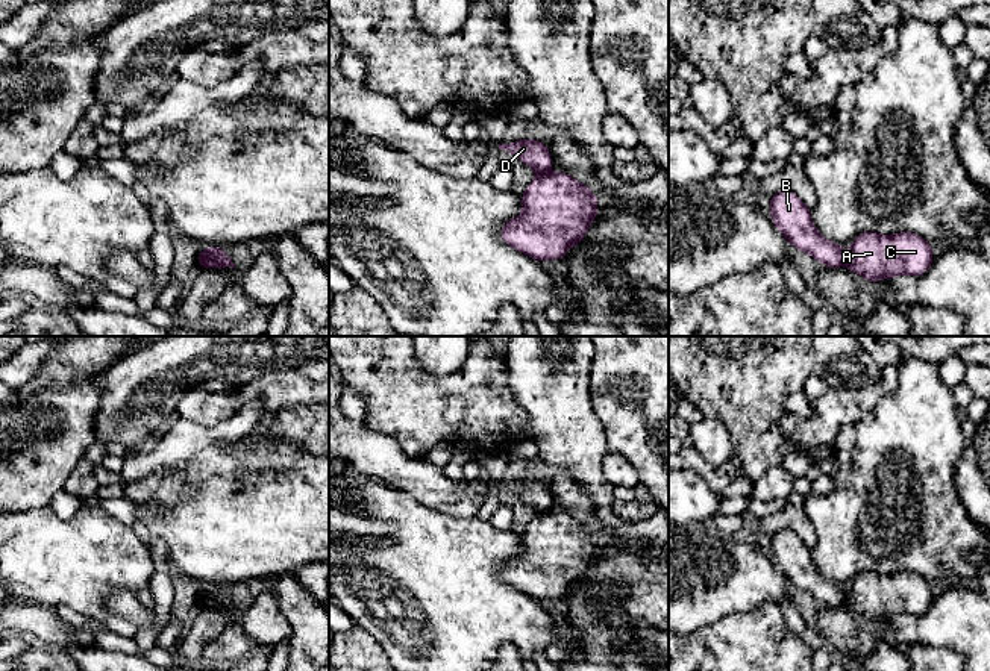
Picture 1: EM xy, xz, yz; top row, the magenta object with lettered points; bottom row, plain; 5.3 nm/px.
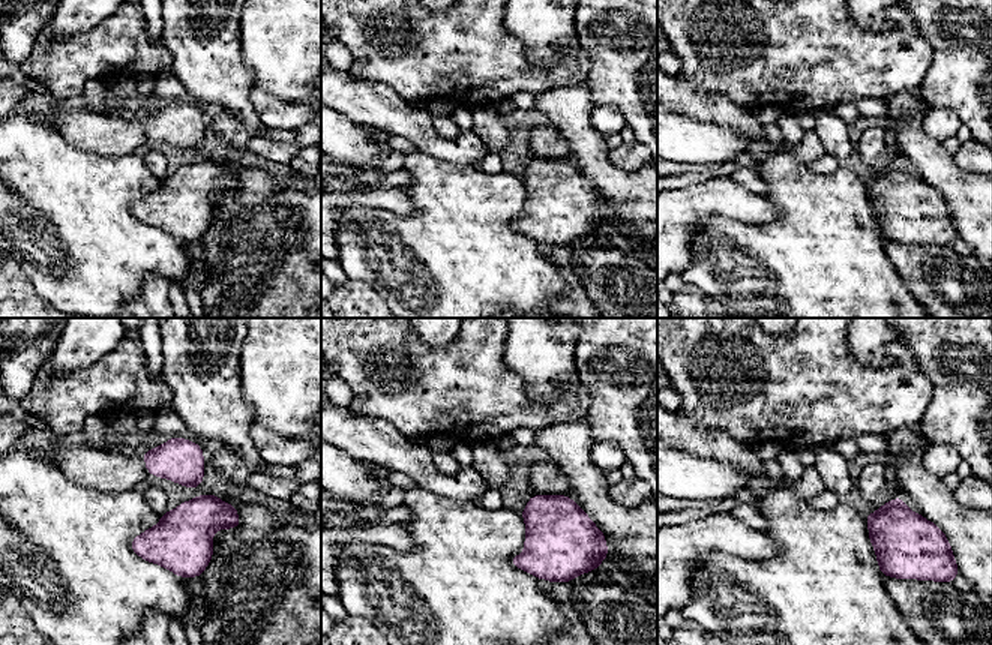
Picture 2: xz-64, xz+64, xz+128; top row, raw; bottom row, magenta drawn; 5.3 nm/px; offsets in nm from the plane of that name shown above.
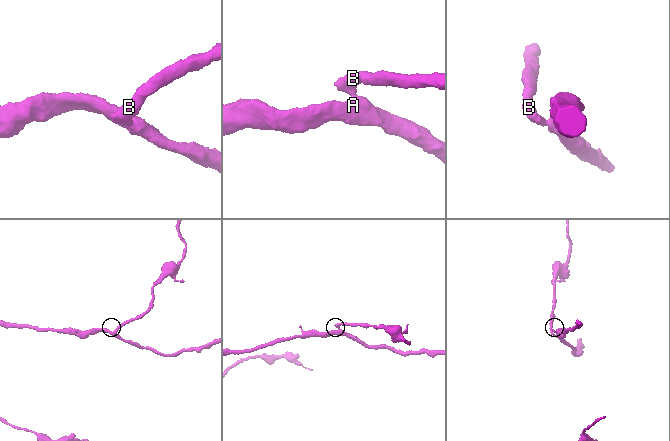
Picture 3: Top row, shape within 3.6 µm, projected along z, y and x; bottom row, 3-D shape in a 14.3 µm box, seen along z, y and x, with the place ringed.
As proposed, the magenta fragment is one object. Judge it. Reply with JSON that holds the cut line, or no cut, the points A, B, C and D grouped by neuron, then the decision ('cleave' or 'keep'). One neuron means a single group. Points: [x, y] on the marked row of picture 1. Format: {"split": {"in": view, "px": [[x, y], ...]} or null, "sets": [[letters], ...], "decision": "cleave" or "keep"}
{"split": {"in": "xz", "px": [[548, 170], [537, 174]]}, "sets": [["A", "C"], ["B", "D"]], "decision": "cleave"}

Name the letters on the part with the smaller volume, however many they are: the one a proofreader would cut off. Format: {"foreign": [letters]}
{"foreign": ["B", "D"]}

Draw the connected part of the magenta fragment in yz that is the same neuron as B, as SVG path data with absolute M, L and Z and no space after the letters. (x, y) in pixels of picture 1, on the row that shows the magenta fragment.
M782 189L770 197L770 218L790 244L811 254L817 262L828 268L840 268L846 264L847 253L819 233L811 211L794 192Z

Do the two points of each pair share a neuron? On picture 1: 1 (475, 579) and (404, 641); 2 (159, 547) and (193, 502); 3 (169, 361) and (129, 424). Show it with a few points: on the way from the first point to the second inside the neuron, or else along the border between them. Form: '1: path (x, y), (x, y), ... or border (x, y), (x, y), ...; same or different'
1: path (457, 597), (422, 633); same
2: border (152, 535), (156, 535), (164, 543), (170, 558); different
3: path (158, 376), (137, 397), (131, 409); same

